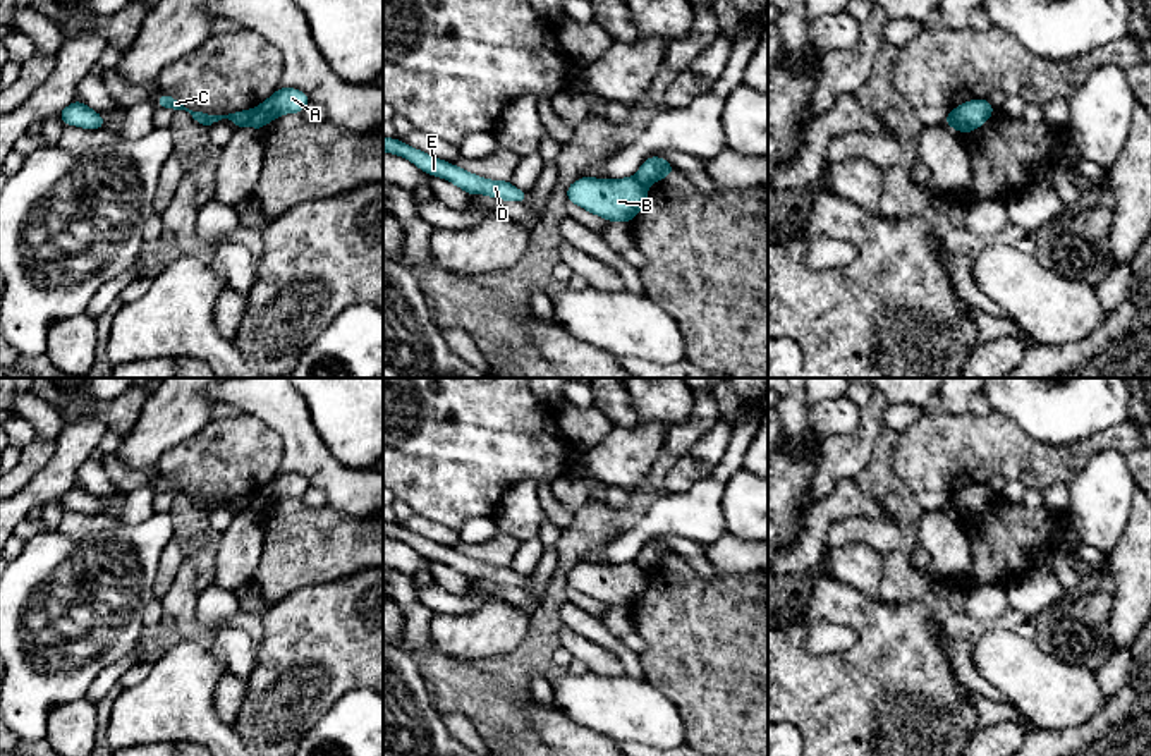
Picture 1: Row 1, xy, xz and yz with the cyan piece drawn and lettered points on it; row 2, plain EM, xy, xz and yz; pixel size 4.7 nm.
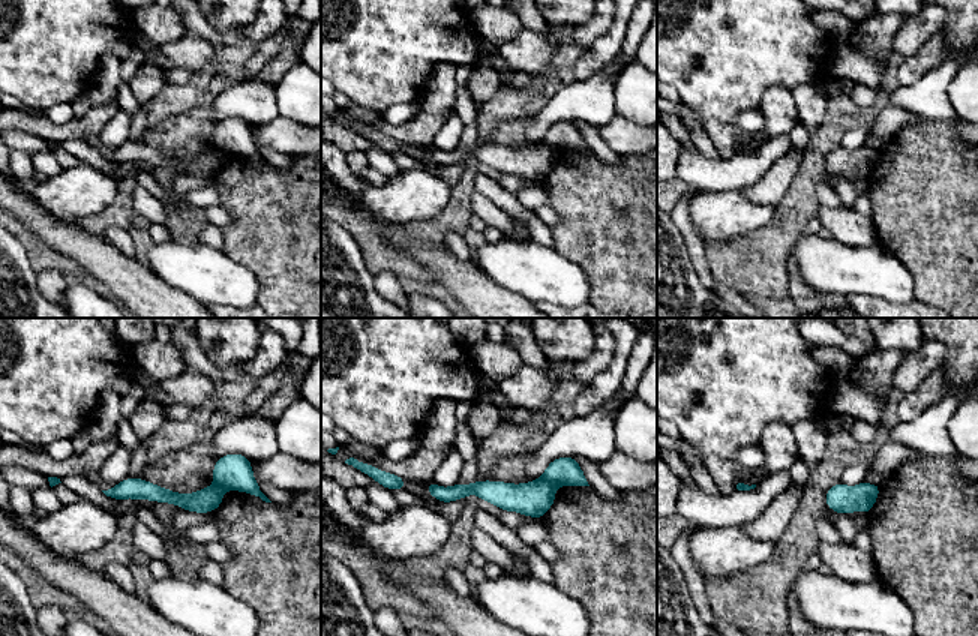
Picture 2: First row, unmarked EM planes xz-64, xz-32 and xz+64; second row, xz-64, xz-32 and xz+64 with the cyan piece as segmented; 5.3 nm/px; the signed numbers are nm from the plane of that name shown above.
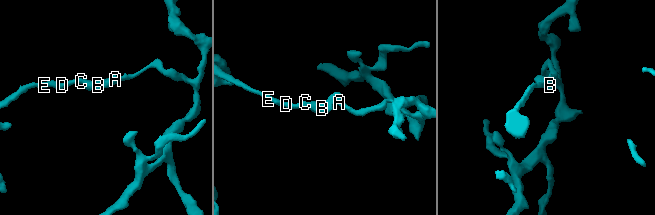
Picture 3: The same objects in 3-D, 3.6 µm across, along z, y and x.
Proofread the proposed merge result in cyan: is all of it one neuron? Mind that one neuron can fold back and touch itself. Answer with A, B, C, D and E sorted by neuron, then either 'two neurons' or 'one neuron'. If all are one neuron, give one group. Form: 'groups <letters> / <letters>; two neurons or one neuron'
groups A / B C D E; two neurons

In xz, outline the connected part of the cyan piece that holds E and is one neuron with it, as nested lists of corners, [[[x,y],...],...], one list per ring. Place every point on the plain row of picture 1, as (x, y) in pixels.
[[[383,521],[383,536],[407,543],[411,548],[419,552],[424,558],[442,562],[457,572],[464,574],[469,581],[484,579],[500,586],[524,588],[529,577],[524,577],[510,569],[510,565],[488,565],[474,560],[457,550],[445,545],[438,545],[421,534],[416,534],[400,524],[390,524]]]

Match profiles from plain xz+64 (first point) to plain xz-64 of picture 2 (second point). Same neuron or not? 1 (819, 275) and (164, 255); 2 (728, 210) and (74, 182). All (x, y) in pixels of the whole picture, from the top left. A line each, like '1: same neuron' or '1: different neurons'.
1: same neuron
2: same neuron

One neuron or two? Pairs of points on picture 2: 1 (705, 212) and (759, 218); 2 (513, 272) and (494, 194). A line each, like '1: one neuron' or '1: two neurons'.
1: one neuron
2: two neurons

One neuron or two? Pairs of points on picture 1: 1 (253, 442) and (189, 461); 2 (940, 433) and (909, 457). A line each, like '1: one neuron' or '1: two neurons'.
1: one neuron
2: one neuron

